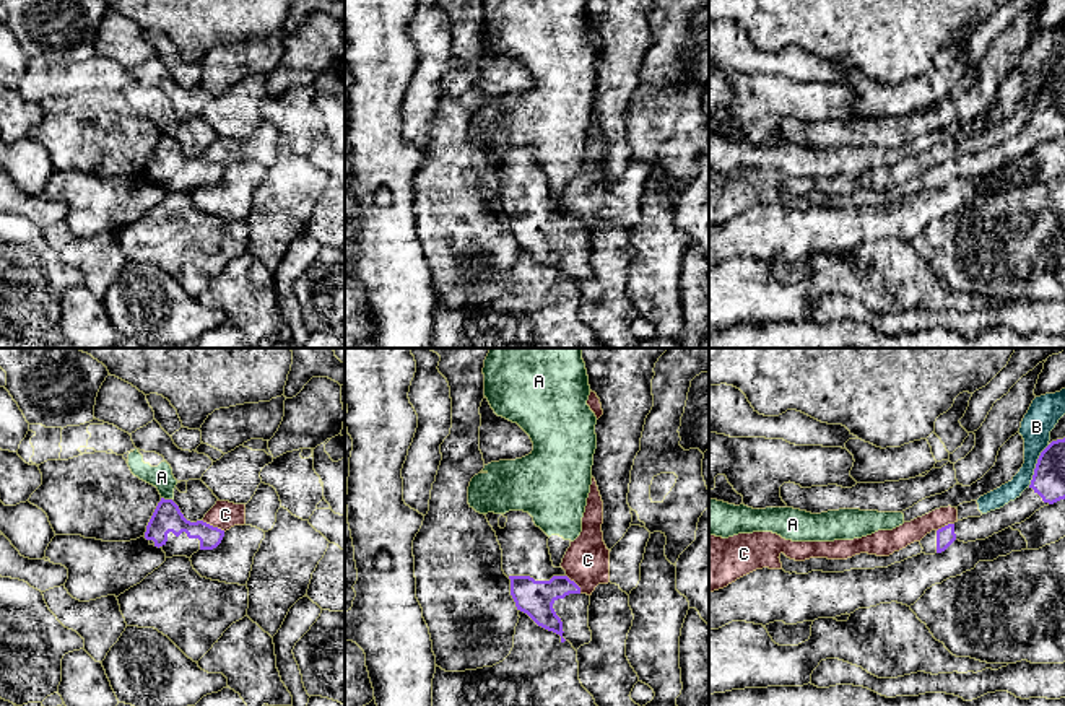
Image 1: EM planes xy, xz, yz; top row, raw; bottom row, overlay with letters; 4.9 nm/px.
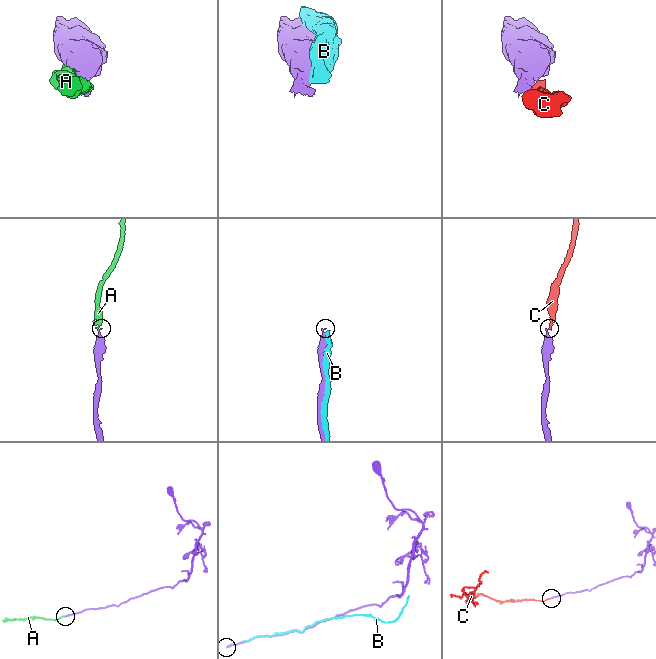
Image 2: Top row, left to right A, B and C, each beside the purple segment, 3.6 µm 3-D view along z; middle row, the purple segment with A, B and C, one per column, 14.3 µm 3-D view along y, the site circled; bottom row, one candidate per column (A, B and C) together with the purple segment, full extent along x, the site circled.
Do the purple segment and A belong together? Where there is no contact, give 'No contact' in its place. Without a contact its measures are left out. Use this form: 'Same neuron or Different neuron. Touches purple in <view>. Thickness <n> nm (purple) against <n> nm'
Different neuron. Touches purple in xy. Thickness 140 nm (purple) against 120 nm

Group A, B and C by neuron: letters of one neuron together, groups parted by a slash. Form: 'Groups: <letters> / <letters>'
Groups: A / B C

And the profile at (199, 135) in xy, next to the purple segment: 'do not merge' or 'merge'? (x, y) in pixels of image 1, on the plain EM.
do not merge

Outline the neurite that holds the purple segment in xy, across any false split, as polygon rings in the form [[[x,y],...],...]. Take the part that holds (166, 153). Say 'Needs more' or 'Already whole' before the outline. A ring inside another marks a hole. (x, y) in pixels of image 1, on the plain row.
Needs more. [[[172,135],[158,138],[145,168],[150,181],[161,182],[166,194],[192,194],[198,185],[216,184],[224,172],[224,166],[203,156],[190,158],[184,153]]]

